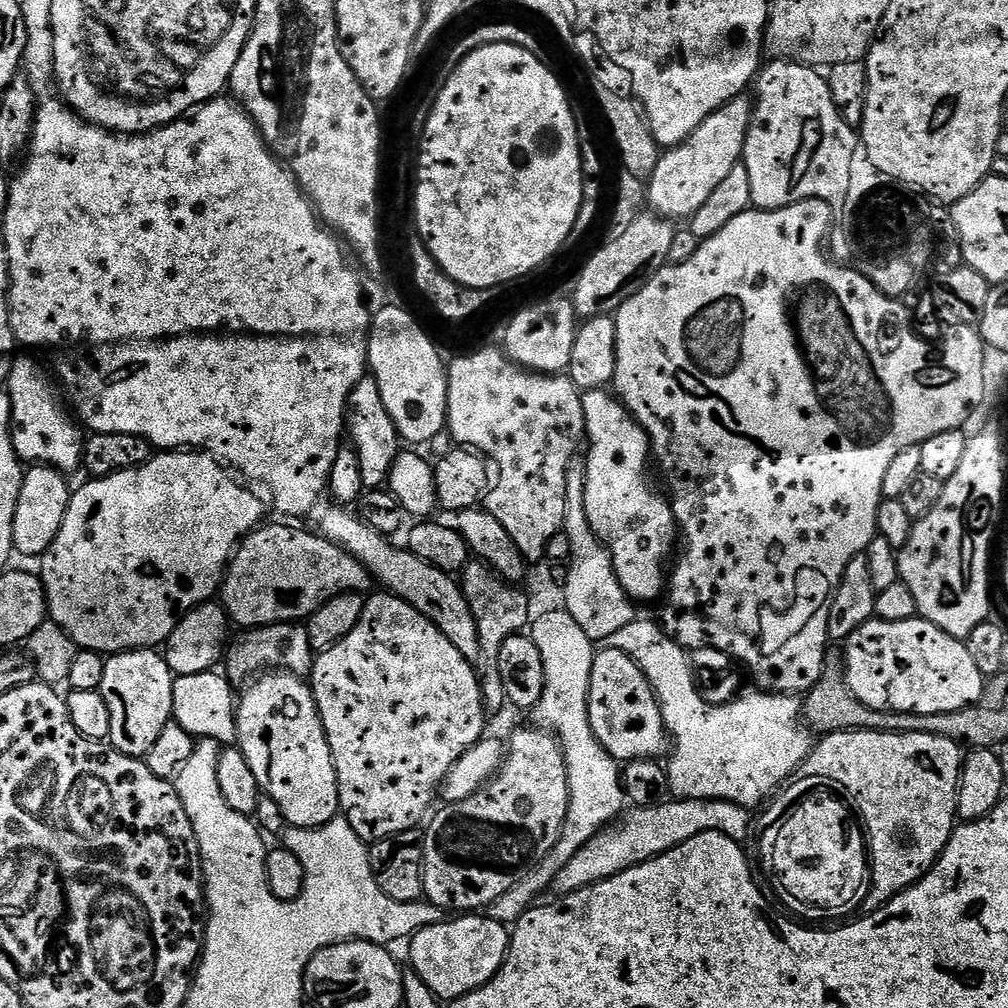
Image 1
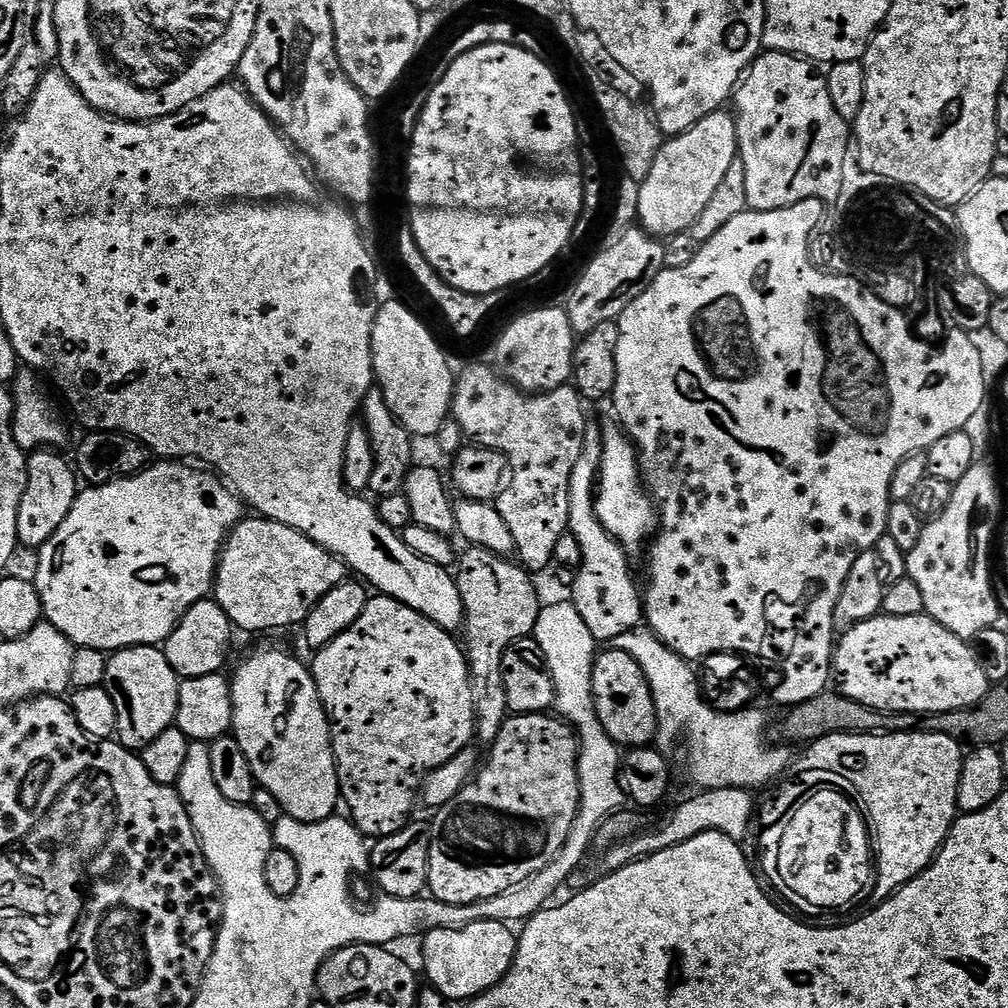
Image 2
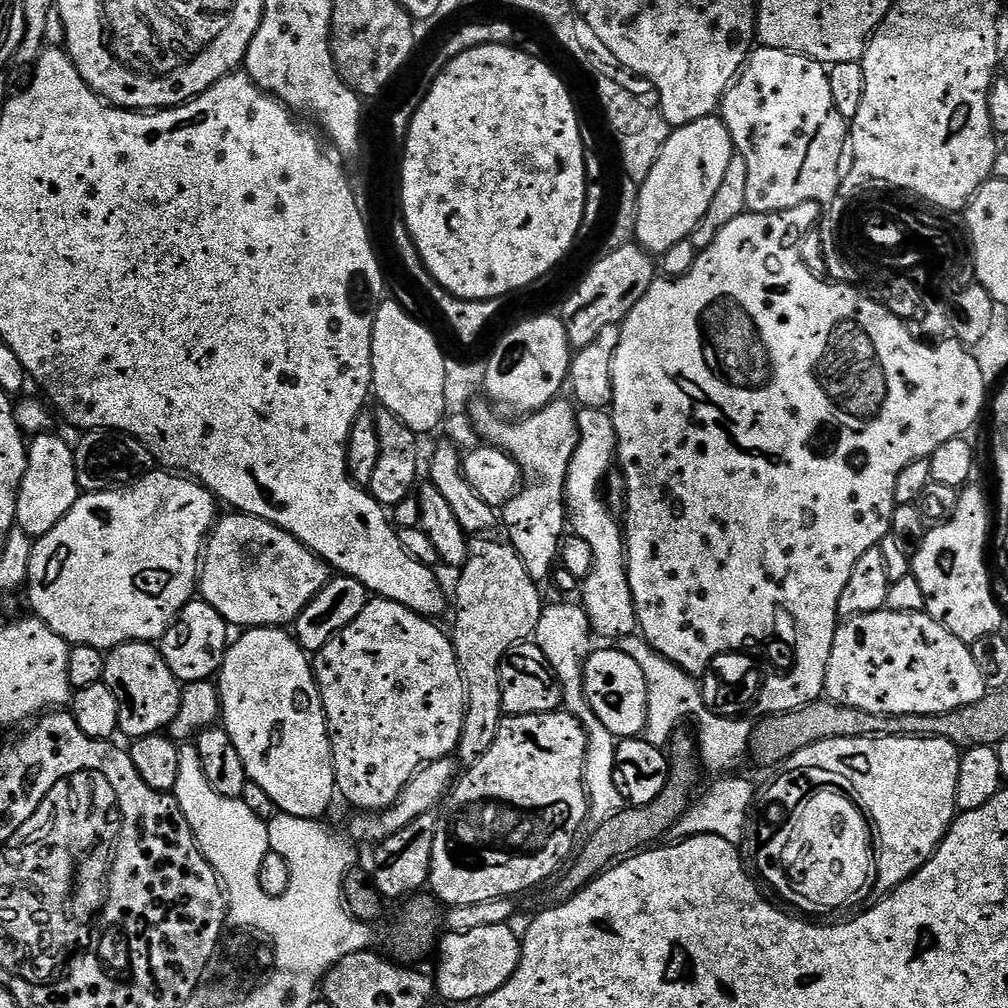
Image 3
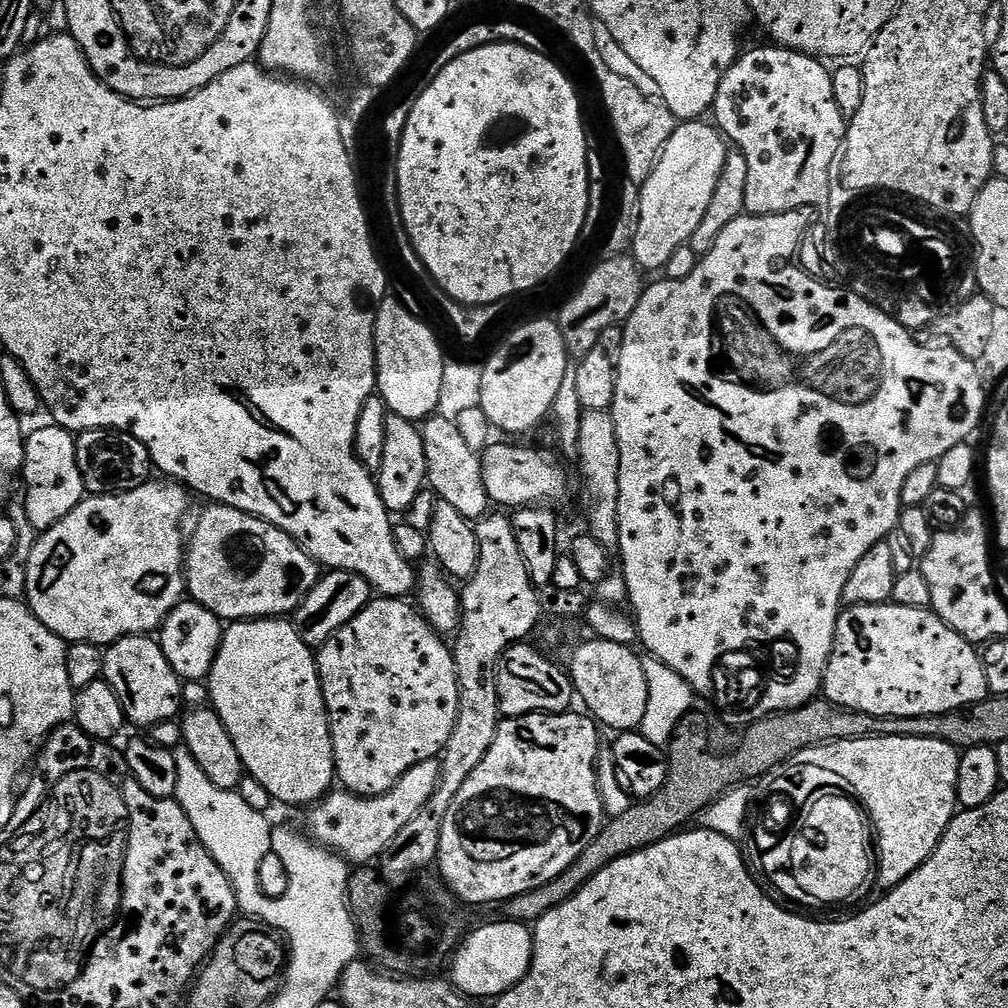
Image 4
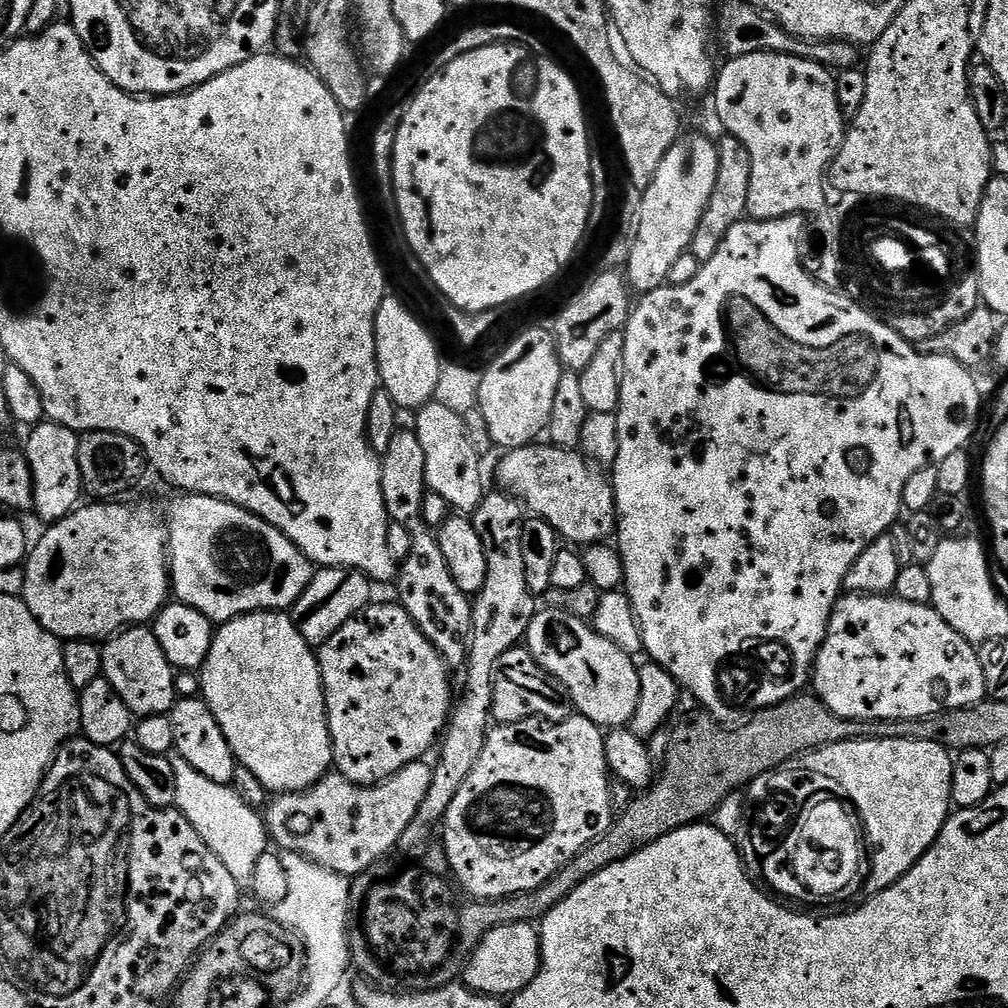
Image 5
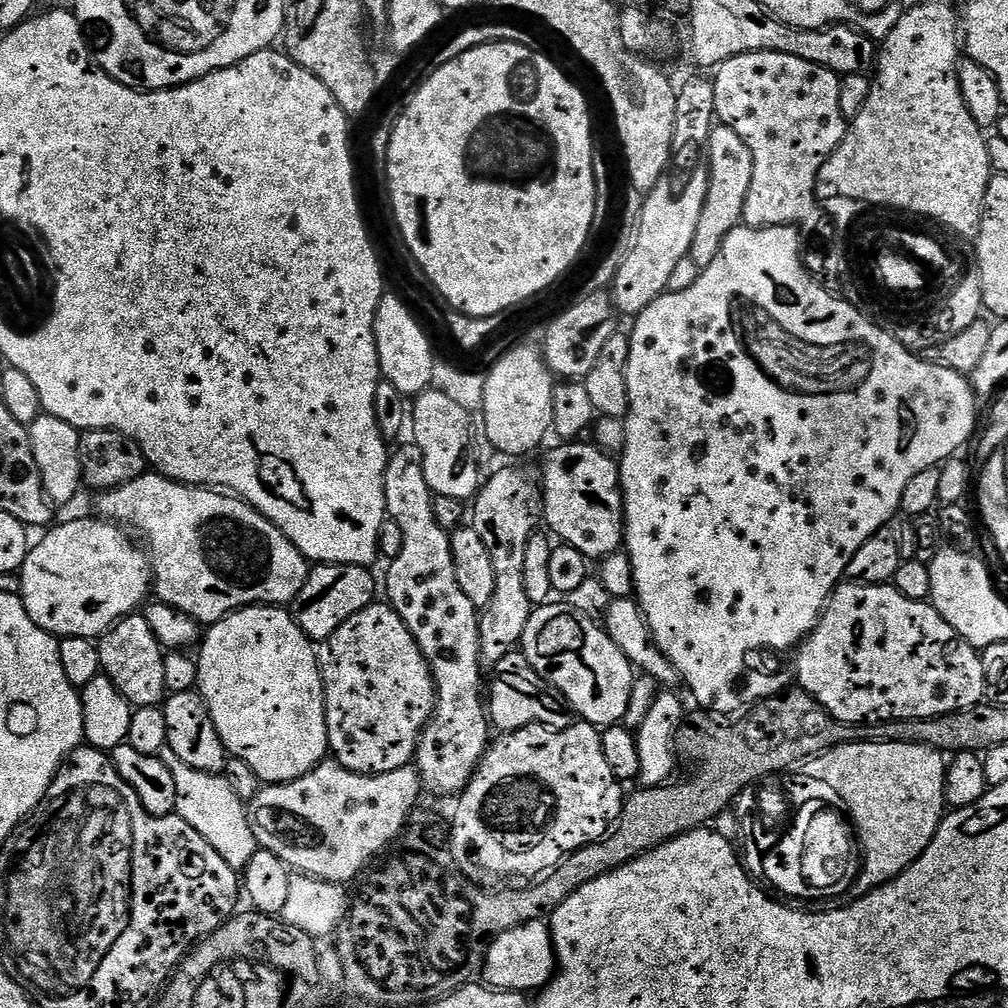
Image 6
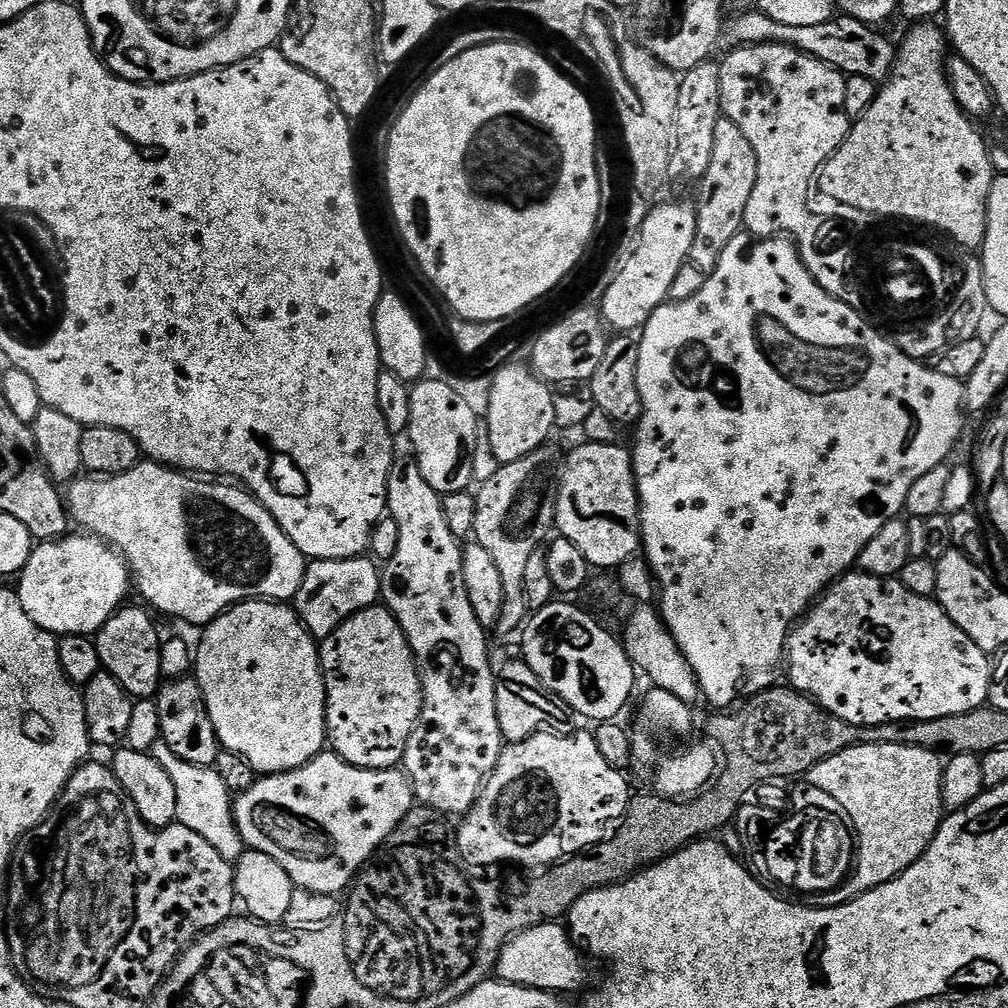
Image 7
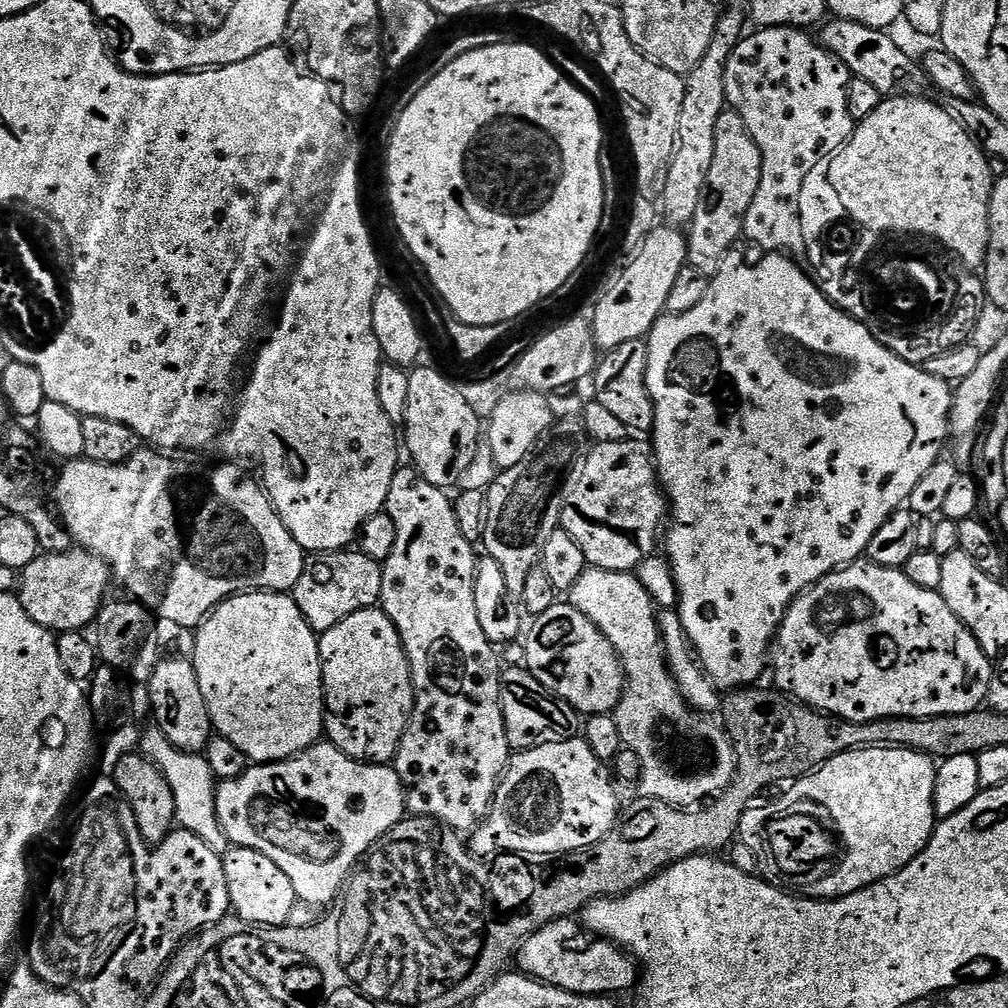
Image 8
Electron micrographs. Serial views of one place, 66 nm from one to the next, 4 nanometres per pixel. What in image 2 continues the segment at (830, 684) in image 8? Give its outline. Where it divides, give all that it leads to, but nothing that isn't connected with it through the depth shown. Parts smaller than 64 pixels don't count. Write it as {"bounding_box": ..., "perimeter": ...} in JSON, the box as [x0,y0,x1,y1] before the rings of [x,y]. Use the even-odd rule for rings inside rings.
{"bounding_box":[832,614,989,714],"perimeter":[[[883,614],[870,618],[839,637],[834,648],[832,671],[841,696],[876,712],[931,714],[972,708],[989,690],[986,674],[974,658],[971,647],[937,620],[925,614],[914,618],[894,618]]]}

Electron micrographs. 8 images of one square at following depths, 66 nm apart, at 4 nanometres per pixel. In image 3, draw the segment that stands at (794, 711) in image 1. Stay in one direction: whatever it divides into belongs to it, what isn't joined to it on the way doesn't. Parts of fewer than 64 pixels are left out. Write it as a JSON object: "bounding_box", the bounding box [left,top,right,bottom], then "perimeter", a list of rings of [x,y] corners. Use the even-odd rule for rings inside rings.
{"bounding_box":[615,634,753,774],"perimeter":[[[639,634],[623,636],[615,641],[615,648],[619,652],[626,653],[638,666],[642,666],[642,674],[646,678],[648,687],[648,713],[646,714],[646,726],[643,739],[653,742],[667,742],[672,739],[672,733],[681,727],[680,724],[687,716],[696,716],[696,724],[700,727],[698,732],[698,760],[705,769],[708,768],[714,774],[731,773],[732,767],[743,756],[750,752],[753,725],[747,724],[744,718],[730,716],[717,716],[716,713],[705,707],[701,696],[701,685],[697,677],[689,672],[683,672],[674,662],[670,662],[664,656],[659,656],[644,637]],[[708,767],[708,768],[707,768]]]}

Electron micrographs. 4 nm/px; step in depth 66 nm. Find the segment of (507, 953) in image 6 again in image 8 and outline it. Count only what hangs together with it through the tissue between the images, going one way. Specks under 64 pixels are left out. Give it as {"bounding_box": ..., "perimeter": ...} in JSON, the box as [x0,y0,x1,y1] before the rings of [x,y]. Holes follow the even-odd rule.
{"bounding_box":[516,917,640,996],"perimeter":[[[564,917],[562,919],[553,920],[546,926],[539,928],[532,936],[528,936],[521,949],[516,955],[517,969],[530,977],[535,978],[548,985],[564,989],[576,995],[586,996],[602,996],[615,995],[616,992],[622,992],[632,989],[637,985],[640,978],[640,968],[637,961],[628,954],[619,945],[613,944],[606,938],[598,938],[594,940],[588,949],[576,948],[576,940],[584,934],[583,925],[575,917]]]}

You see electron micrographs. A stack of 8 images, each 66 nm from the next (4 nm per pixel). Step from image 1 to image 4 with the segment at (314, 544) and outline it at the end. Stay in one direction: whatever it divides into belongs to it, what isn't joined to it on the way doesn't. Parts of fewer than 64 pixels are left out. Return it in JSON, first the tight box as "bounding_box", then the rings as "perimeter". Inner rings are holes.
{"bounding_box":[186,504,321,622],"perimeter":[[[225,504],[208,506],[192,532],[192,540],[190,536],[186,544],[187,595],[224,622],[287,617],[300,607],[321,575],[321,565],[292,540],[290,534]]]}

